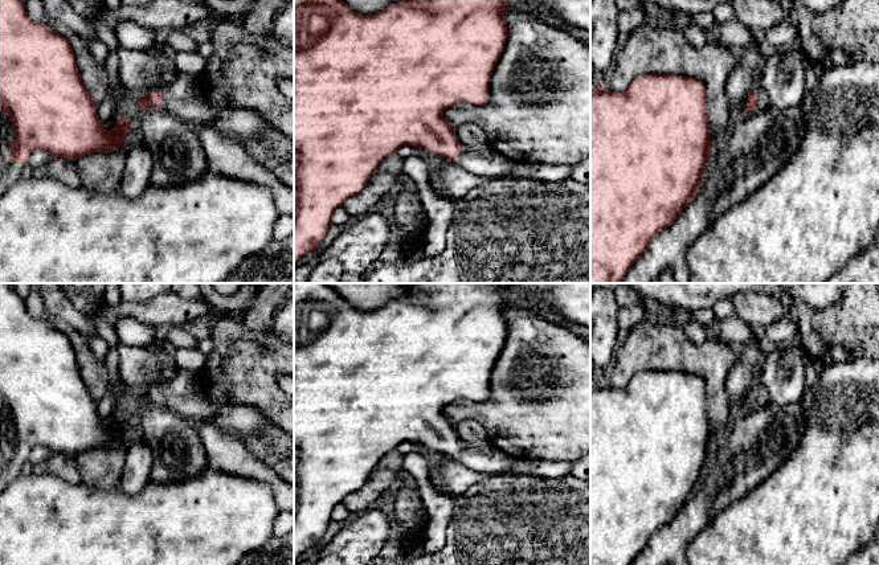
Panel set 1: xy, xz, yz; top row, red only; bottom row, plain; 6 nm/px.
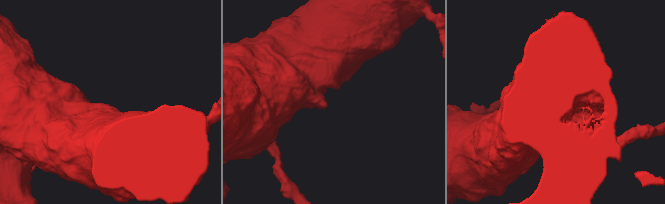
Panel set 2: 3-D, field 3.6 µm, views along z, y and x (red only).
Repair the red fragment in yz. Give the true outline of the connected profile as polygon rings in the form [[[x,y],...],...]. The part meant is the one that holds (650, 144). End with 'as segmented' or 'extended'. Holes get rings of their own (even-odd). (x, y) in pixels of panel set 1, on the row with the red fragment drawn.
[[[641,74],[624,93],[590,91],[590,283],[620,283],[653,239],[694,200],[711,159],[702,81]]]; as segmented

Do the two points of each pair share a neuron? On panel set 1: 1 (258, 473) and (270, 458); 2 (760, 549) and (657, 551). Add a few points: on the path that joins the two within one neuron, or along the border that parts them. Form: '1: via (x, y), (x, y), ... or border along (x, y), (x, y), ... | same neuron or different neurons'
1: border along (242, 443), (279, 477) | different neurons
2: border along (706, 528), (687, 544), (685, 551) | different neurons

